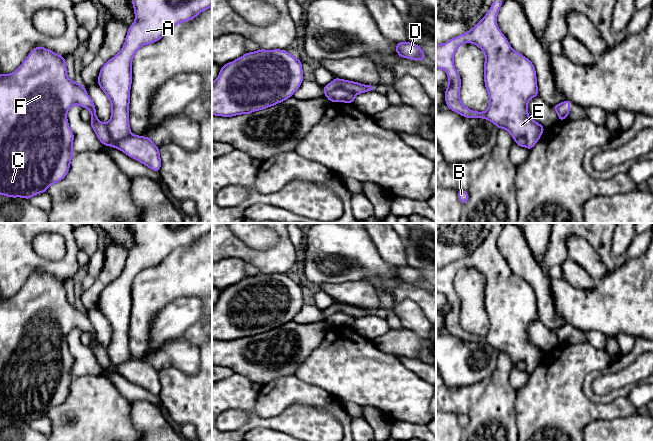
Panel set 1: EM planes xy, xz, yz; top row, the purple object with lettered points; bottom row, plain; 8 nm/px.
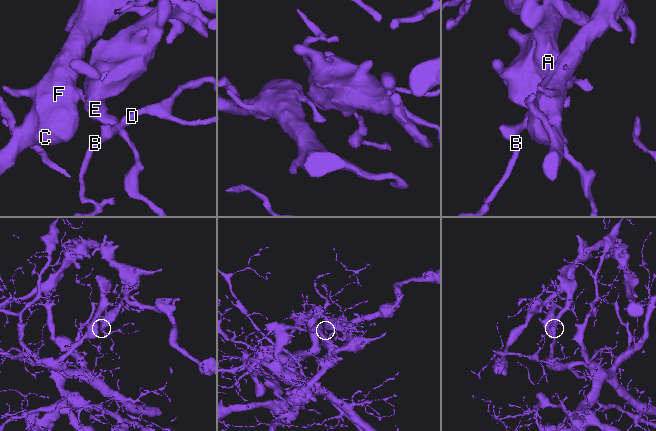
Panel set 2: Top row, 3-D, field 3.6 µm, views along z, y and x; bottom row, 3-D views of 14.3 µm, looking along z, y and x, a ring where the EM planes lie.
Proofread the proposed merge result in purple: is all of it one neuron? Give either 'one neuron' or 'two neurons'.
two neurons

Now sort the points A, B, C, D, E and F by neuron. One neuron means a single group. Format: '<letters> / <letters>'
A E / B C D F

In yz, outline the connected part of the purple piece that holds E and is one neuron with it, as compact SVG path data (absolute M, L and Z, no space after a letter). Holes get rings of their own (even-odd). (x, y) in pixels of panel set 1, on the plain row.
M495 223L486 239L471 254L467 255L462 259L450 263L444 268L436 269L436 292L445 294L448 300L449 306L445 315L445 327L447 328L448 333L460 338L463 341L487 343L490 346L494 347L498 353L506 353L514 364L516 364L519 361L524 361L526 363L527 373L531 374L538 366L543 355L545 354L545 351L531 343L528 339L529 324L533 321L539 320L536 294L533 287L528 282L516 276L510 270L507 262L498 252L497 238L501 232L502 227L502 223ZM464 267L474 267L485 278L483 301L485 311L489 320L489 329L488 333L485 336L472 335L469 332L467 332L460 324L461 303L459 297L456 295L454 291L454 278L459 272L459 270Z

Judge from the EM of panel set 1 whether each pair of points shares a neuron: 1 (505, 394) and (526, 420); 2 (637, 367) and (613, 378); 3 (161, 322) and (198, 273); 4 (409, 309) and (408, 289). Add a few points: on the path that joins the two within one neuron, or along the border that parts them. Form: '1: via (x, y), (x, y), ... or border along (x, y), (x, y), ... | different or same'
1: border along (515, 390), (515, 424), (518, 428) | different
2: via (631, 373), (619, 378) | same
3: border along (201, 296), (177, 297), (159, 309) | different
4: border along (394, 299), (412, 300), (425, 314) | different

